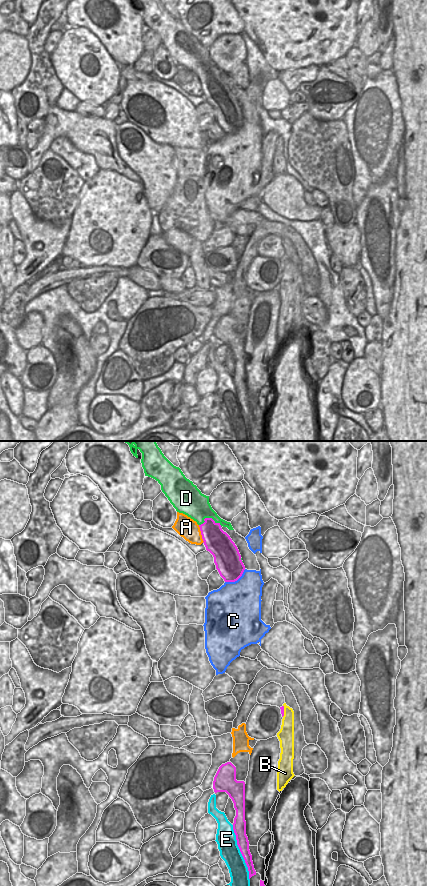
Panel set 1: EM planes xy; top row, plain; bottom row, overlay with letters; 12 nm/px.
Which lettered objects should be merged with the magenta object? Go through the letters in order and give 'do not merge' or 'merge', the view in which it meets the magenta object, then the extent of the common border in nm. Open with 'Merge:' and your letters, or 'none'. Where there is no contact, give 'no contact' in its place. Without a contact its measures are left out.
Merge: D
A: do not merge; contact in xy; length 220 nm
B: do not merge; contact in xy; length 140 nm
C: do not merge; contact in xy; length 300 nm
D: merge; contact in xy; length 280 nm
E: do not merge; contact in xy; length 700 nm

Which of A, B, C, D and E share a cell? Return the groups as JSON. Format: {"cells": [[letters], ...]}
{"cells": [["A"], ["B"], ["C"], ["D"], ["E"]]}

